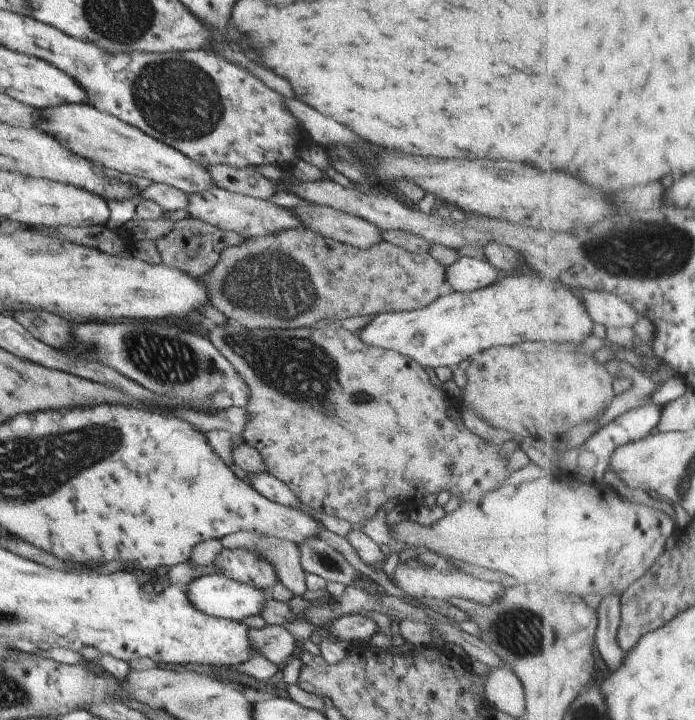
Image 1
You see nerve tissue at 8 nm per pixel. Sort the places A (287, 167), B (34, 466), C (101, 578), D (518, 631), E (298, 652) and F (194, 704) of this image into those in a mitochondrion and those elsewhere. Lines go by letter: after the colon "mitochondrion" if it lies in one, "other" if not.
A: other
B: mitochondrion
C: other
D: mitochondrion
E: other
F: mitochondrion

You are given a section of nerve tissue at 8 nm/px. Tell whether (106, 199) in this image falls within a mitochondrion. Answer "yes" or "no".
no

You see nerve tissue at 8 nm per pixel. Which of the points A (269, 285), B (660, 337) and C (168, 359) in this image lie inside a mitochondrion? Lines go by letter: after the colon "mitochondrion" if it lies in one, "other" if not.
A: mitochondrion
B: other
C: mitochondrion

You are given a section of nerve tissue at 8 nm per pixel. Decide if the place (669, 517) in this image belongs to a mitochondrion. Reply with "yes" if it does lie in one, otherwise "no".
no

